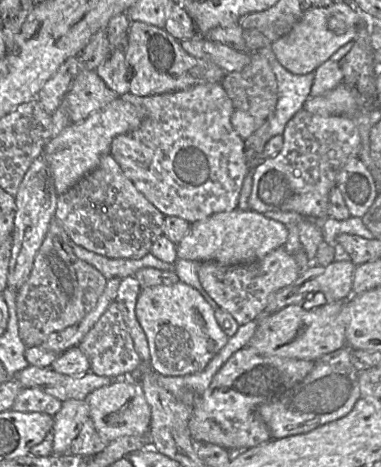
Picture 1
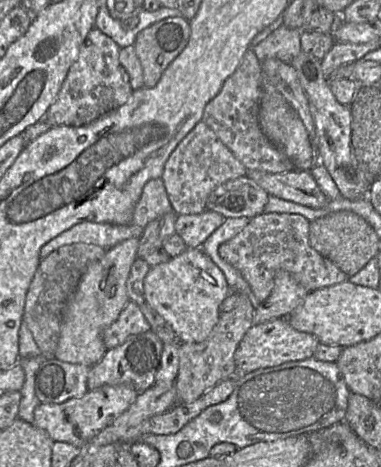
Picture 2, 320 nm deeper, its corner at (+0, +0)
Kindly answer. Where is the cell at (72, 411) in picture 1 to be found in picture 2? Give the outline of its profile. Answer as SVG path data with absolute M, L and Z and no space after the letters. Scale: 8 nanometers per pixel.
M151 330L130 336L122 345L107 350L103 358L90 367L87 379L88 390L95 390L103 385L130 385L139 394L146 391L155 383L163 342Z

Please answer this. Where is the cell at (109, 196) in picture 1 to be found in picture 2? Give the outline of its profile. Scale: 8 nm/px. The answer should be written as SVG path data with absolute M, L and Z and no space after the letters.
M152 179L143 187L131 224L145 228L149 222L172 211L162 180Z

